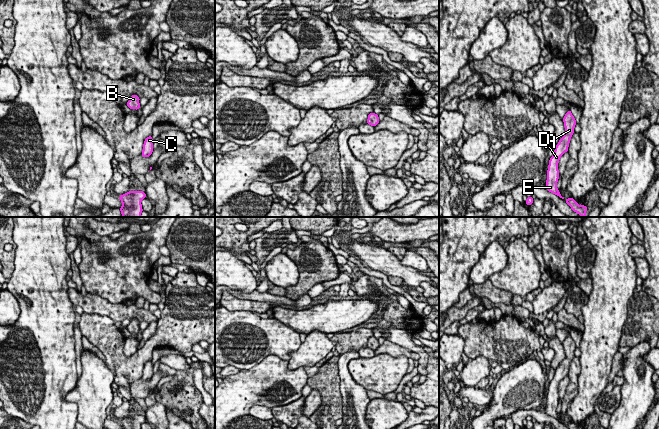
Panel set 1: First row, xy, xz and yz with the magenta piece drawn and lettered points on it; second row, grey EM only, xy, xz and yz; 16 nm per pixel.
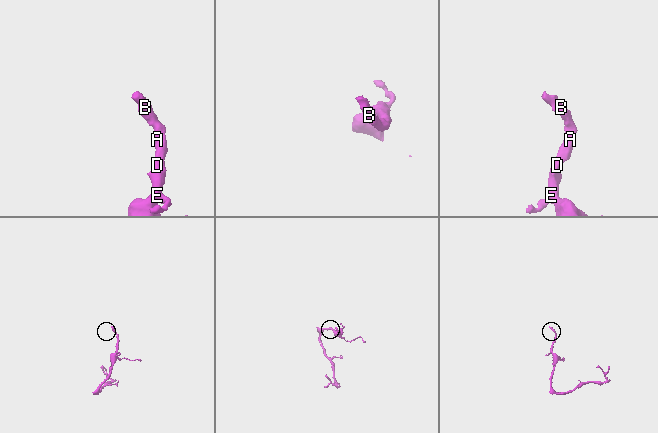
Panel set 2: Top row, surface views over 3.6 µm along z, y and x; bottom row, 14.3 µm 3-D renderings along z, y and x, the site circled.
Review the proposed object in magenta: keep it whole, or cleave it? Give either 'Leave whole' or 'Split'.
Leave whole

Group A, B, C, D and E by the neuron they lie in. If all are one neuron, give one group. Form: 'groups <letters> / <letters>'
groups A B C D E

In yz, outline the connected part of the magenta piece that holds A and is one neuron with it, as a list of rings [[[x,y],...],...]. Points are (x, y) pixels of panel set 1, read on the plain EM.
[[[568,334],[568,336],[565,338],[563,346],[565,351],[565,359],[559,364],[558,368],[555,371],[554,377],[549,384],[545,412],[549,416],[564,423],[568,429],[579,429],[572,421],[570,421],[569,423],[565,423],[564,421],[562,421],[556,410],[559,403],[559,383],[565,376],[568,375],[571,361],[575,356],[574,351],[577,347],[570,334]]]

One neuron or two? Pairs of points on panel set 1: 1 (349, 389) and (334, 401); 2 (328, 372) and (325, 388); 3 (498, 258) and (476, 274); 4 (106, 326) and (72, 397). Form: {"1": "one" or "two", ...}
{"1": "two", "2": "one", "3": "one", "4": "two"}

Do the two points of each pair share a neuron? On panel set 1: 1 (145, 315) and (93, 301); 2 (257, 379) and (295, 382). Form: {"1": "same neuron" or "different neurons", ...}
{"1": "same neuron", "2": "same neuron"}

